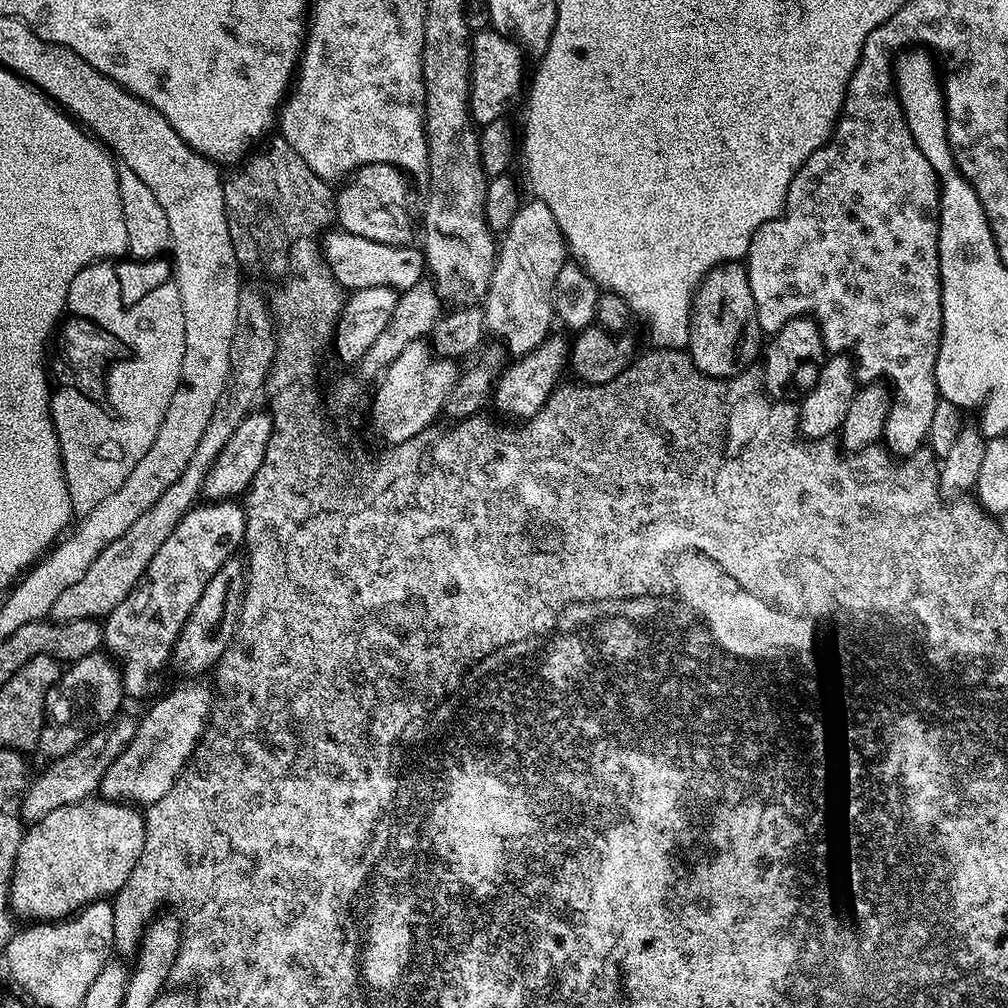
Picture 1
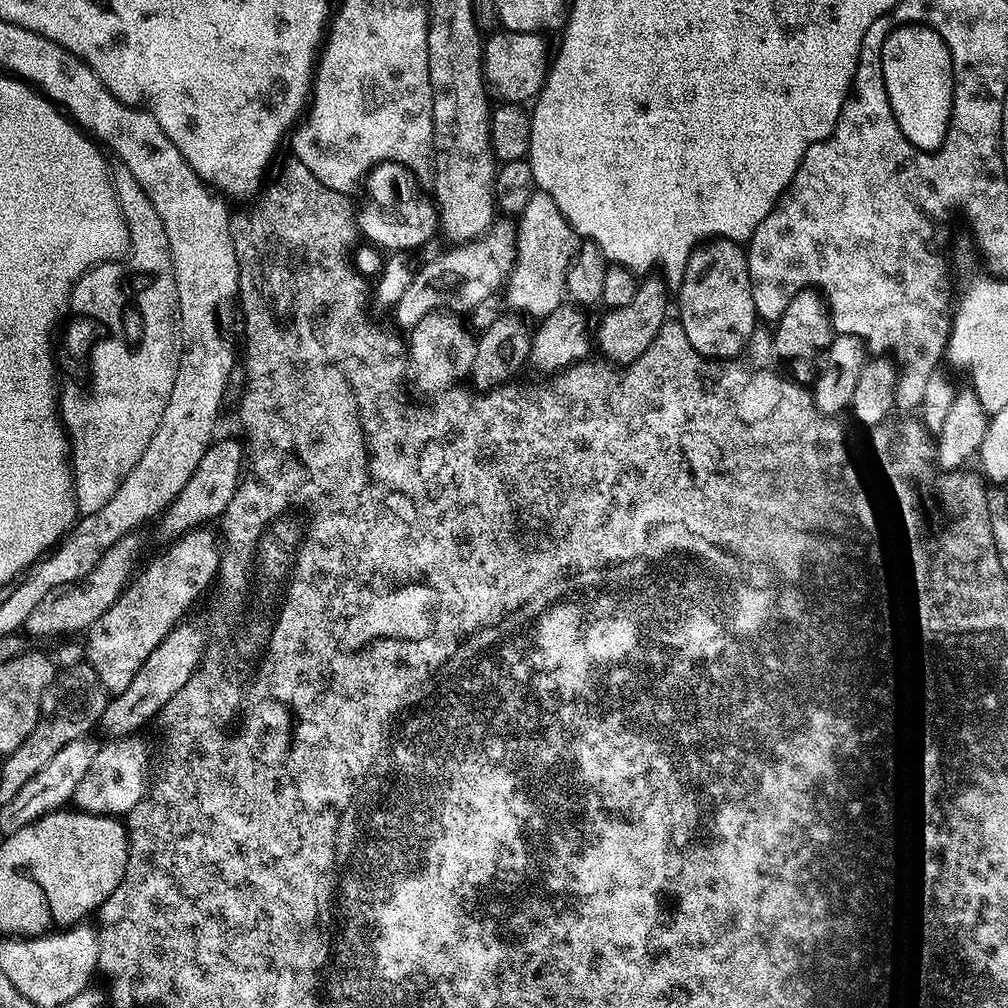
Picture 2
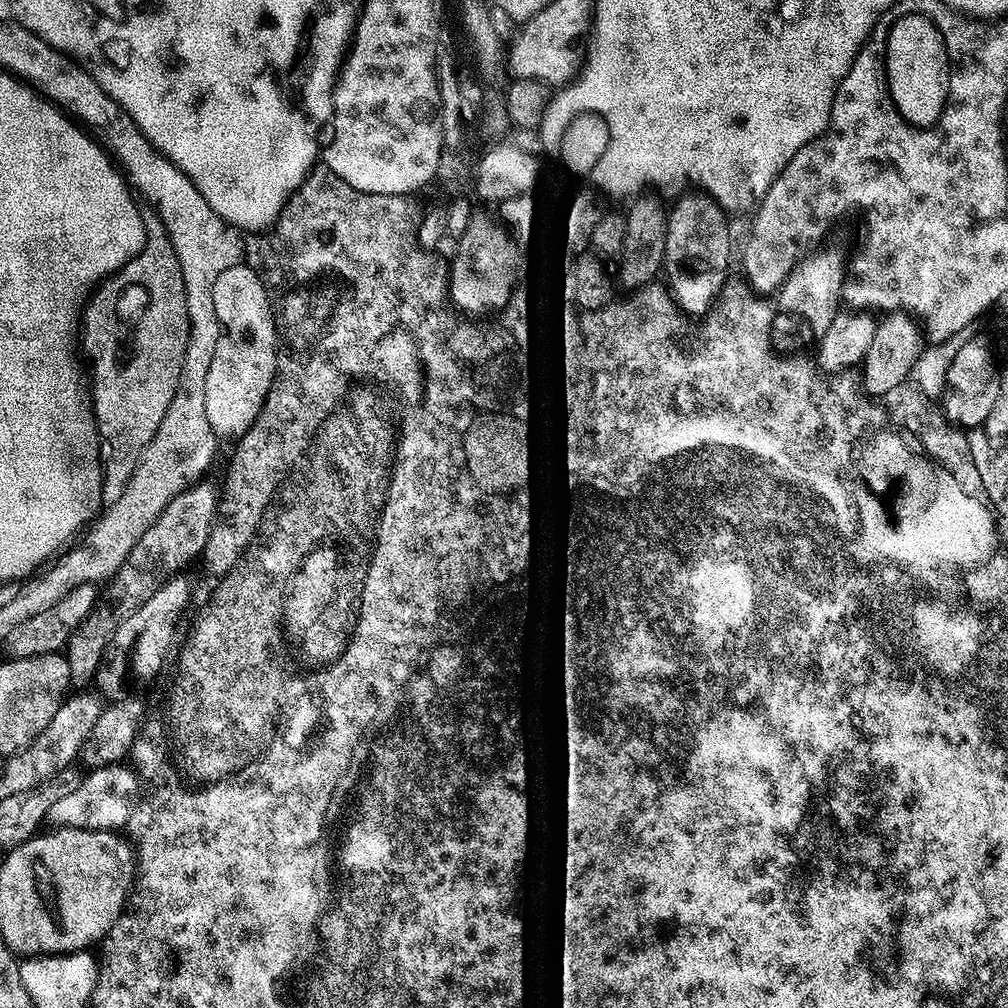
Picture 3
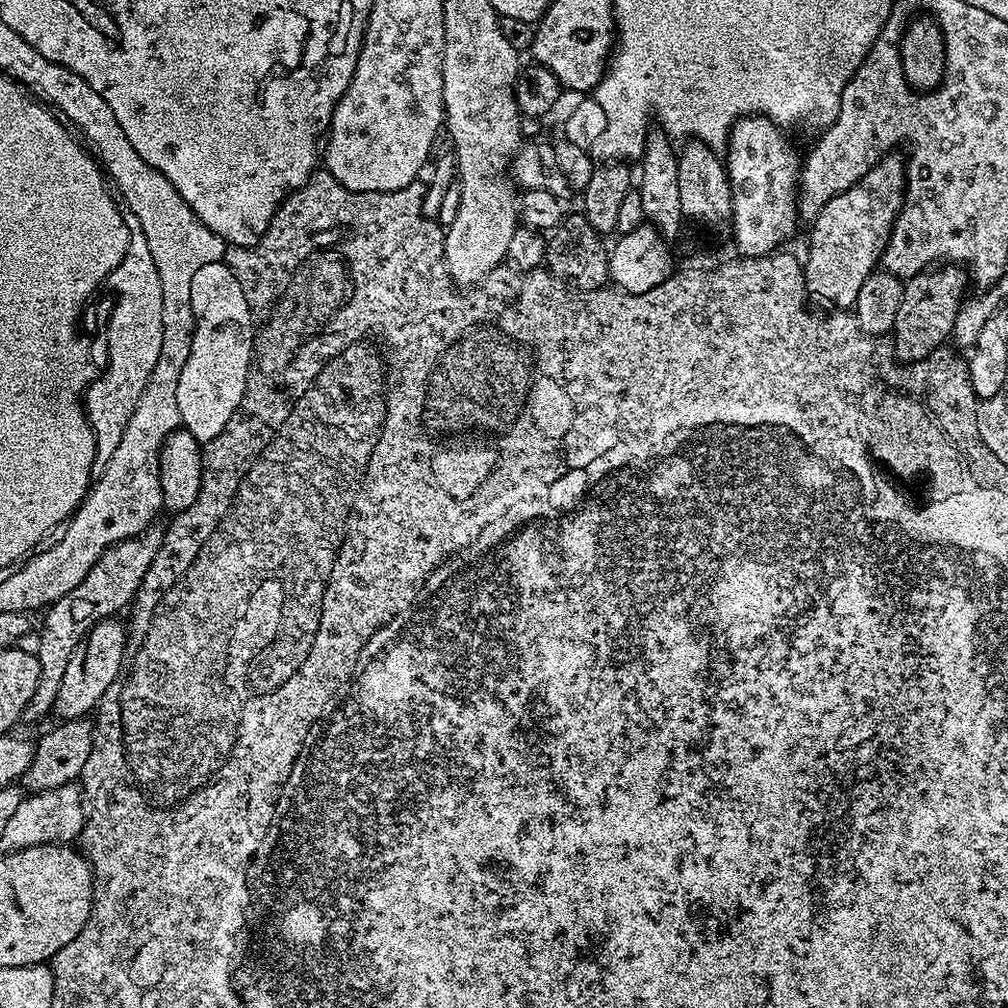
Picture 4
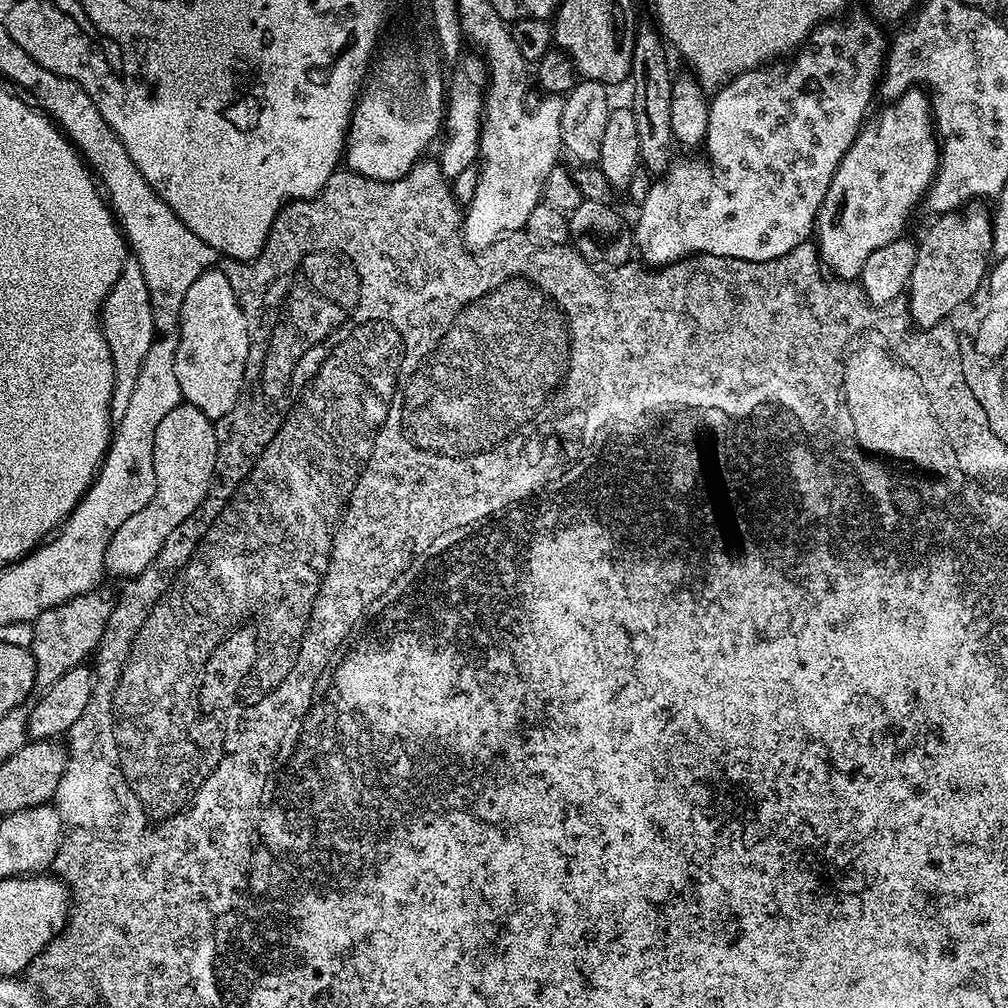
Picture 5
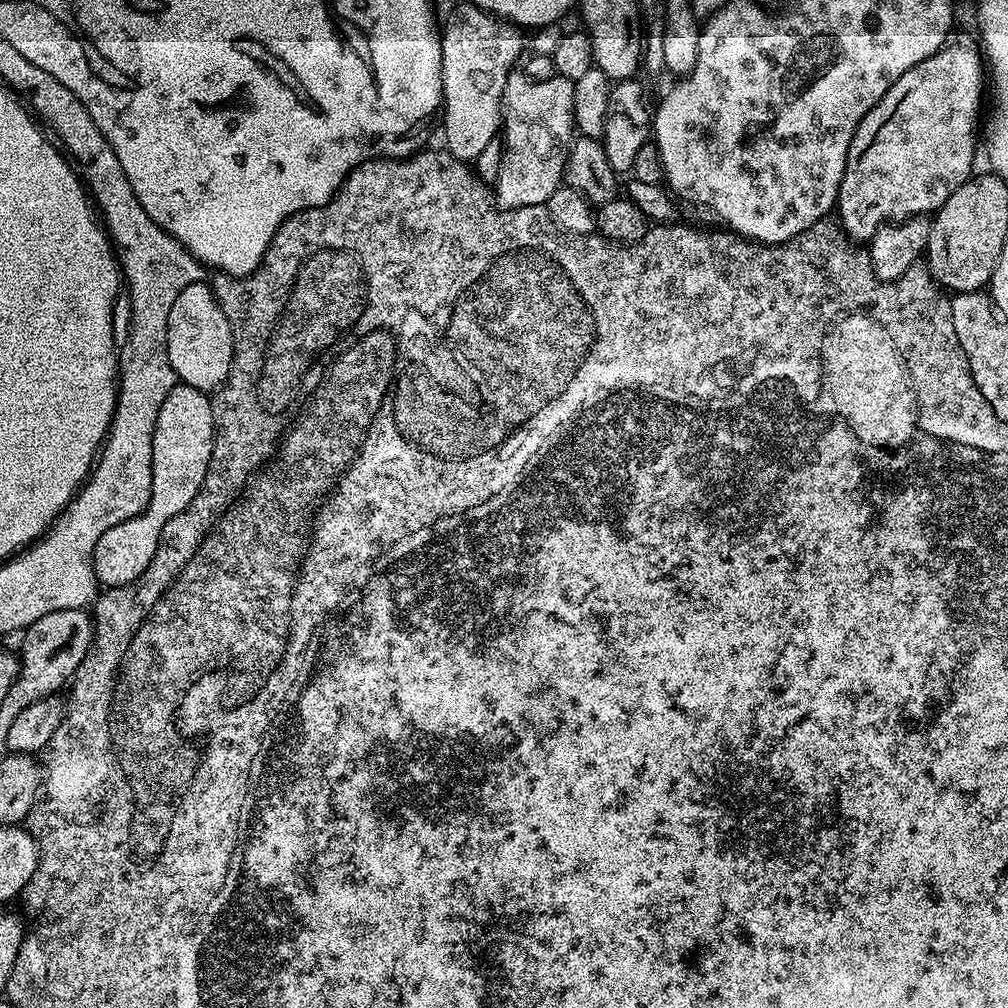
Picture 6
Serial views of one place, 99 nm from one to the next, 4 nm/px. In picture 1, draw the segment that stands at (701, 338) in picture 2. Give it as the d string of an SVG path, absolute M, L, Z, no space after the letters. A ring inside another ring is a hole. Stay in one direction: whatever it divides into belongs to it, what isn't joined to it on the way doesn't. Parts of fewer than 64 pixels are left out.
M729 262L711 268L692 293L691 322L688 327L688 347L694 366L707 376L731 378L745 371L752 359L757 359L756 307L750 294L748 269L743 263Z

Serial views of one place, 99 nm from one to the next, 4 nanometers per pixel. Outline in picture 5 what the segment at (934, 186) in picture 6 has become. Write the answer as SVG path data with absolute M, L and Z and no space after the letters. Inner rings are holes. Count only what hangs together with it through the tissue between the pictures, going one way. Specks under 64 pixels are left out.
M919 87L909 88L889 104L877 120L869 119L861 127L816 216L814 240L823 267L842 280L855 281L874 250L882 250L905 235L904 227L912 211L927 197L940 165L929 93Z

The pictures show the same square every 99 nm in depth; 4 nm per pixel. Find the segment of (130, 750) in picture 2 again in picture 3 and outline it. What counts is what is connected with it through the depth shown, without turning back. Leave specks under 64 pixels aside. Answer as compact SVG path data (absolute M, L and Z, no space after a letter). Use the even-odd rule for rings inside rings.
M124 766L93 767L85 780L80 780L69 792L57 795L48 807L47 823L66 828L85 828L91 832L108 832L112 828L123 829L134 811L134 793L138 780Z

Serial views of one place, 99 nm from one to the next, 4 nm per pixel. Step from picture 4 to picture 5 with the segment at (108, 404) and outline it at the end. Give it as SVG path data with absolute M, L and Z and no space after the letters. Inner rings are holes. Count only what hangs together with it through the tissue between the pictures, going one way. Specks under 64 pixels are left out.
M134 262L125 263L118 282L108 291L104 306L100 309L100 329L104 331L106 346L110 346L110 358L114 362L114 390L110 398L110 414L113 421L120 420L130 406L130 397L134 394L134 382L138 382L138 370L156 338L154 314L150 302L150 290L146 290L146 278Z

